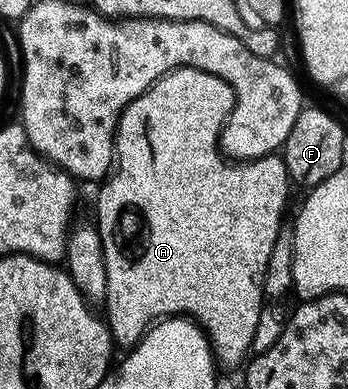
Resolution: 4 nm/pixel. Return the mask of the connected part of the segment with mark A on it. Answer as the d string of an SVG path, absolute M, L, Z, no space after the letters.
M177 67L174 71L162 75L148 91L143 91L141 97L137 97L123 110L113 140L113 170L106 182L100 186L104 187L100 189L99 200L95 203L95 215L99 218L97 226L103 242L107 274L105 322L111 331L112 340L118 346L120 343L123 349L134 347L160 319L186 317L202 327L216 360L222 366L224 363L227 367L235 367L248 358L247 350L250 349L251 342L259 331L259 318L263 315L263 303L265 304L263 278L265 269L269 265L269 253L273 253L273 241L277 241L281 225L285 222L286 215L283 214L287 211L287 194L293 191L293 184L287 178L287 170L278 154L246 161L232 161L224 156L220 150L219 137L223 134L223 126L226 125L234 107L233 89L228 83L221 81L221 77L198 71L196 67Z

